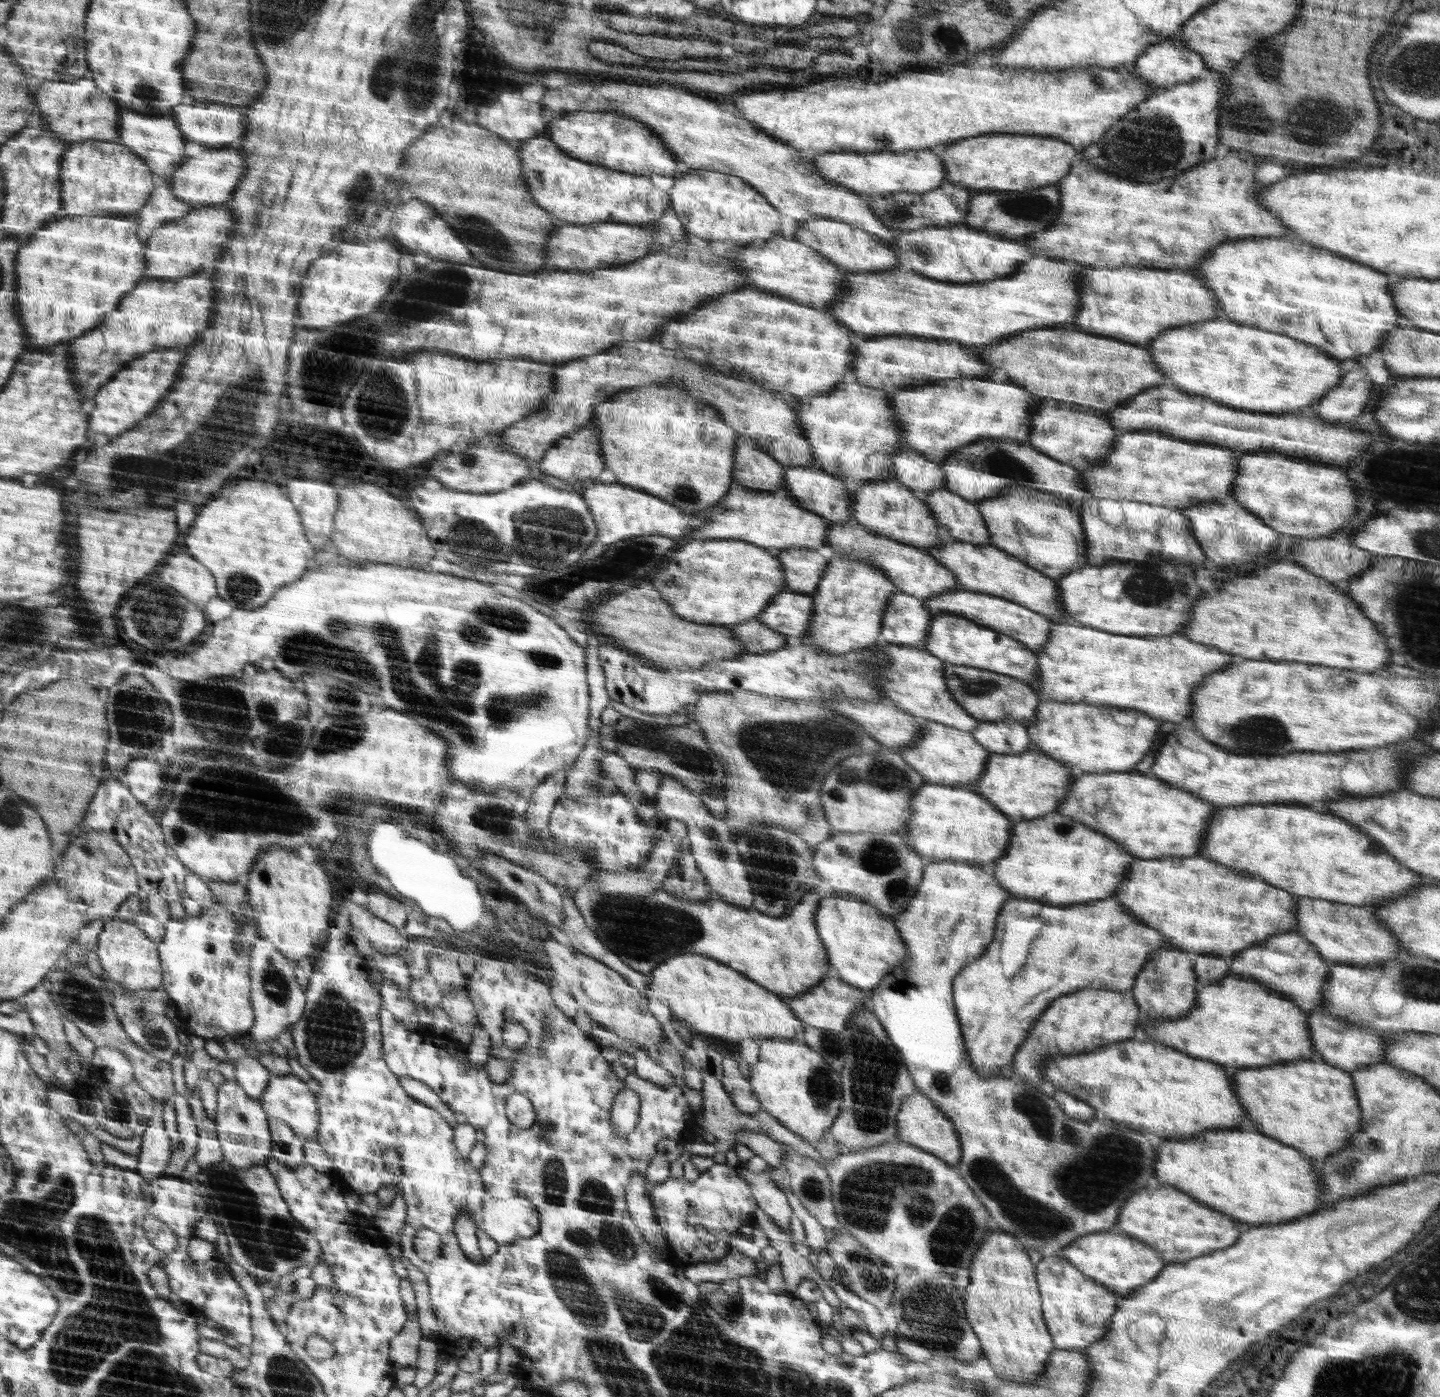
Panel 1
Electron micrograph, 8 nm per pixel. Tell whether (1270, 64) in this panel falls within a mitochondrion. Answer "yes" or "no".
yes

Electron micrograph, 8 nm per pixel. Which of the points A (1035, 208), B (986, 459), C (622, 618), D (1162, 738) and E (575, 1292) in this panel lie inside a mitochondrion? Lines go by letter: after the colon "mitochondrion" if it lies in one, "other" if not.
A: mitochondrion
B: mitochondrion
C: other
D: other
E: mitochondrion

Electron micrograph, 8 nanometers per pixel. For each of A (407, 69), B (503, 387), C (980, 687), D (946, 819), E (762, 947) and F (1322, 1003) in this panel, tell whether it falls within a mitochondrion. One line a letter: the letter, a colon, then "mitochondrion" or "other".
A: mitochondrion
B: other
C: mitochondrion
D: other
E: other
F: other

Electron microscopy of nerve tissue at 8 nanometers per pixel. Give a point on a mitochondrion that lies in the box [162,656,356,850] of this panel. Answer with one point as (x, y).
(201, 703)

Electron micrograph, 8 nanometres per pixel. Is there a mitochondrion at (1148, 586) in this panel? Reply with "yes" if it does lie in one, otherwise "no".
yes

